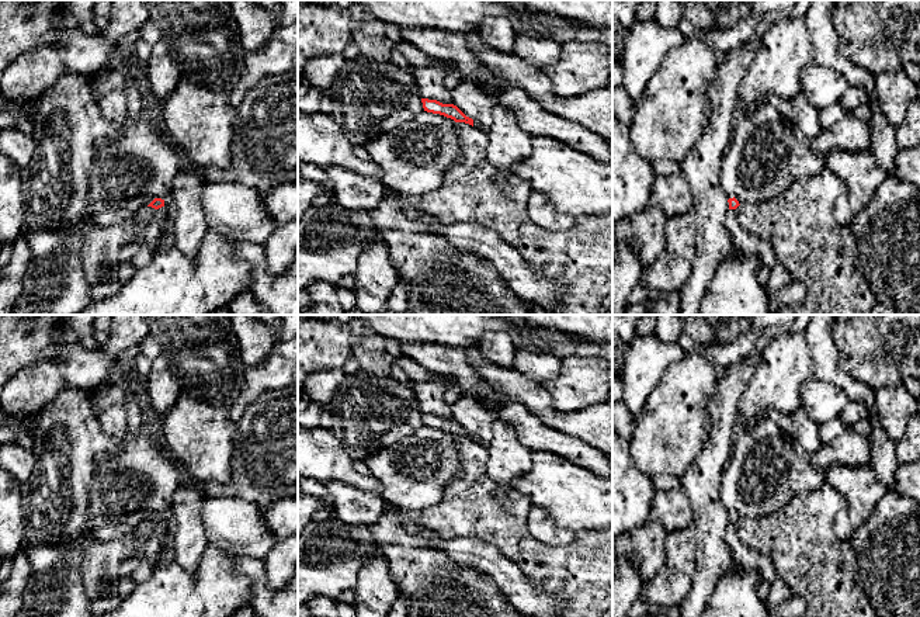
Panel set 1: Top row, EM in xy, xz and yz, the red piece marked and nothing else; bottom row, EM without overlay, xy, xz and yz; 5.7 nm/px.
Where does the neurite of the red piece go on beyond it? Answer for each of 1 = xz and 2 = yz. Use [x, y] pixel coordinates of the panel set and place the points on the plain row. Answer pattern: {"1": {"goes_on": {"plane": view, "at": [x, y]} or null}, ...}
{"1": {"goes_on": null}, "2": {"goes_on": null}}

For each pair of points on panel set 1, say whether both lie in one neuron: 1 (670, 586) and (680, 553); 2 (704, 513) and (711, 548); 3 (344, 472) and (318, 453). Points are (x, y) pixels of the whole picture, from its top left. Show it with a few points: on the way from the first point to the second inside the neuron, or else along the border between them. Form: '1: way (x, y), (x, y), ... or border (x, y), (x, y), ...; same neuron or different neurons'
1: way (676, 578), (680, 561); same neuron
2: way (711, 522), (711, 540); same neuron
3: way (337, 465), (325, 458); same neuron

